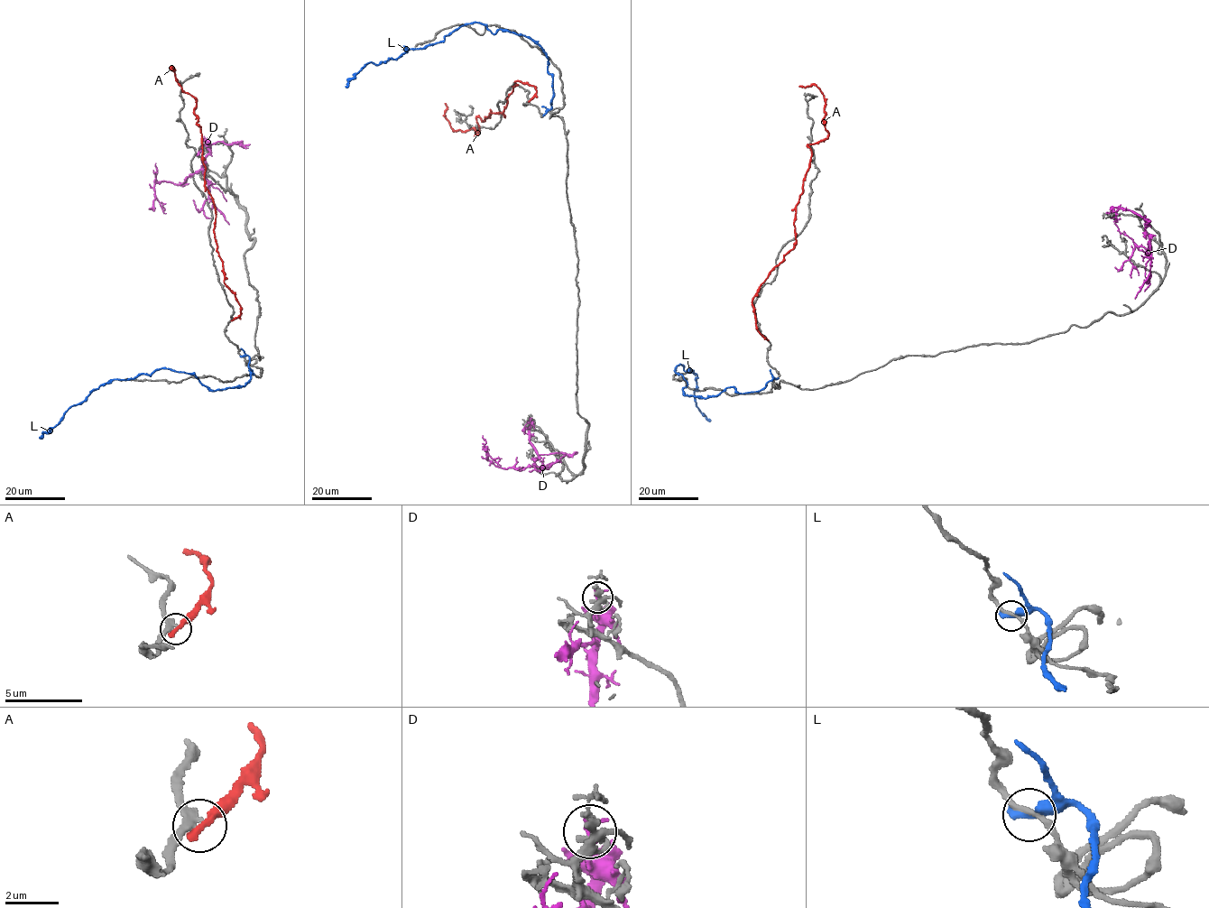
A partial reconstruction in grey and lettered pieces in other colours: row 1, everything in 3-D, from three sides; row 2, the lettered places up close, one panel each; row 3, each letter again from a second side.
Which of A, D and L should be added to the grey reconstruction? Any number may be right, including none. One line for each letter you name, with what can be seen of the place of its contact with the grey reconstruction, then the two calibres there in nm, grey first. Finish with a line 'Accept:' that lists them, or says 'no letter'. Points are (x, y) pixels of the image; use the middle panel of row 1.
Accept: no letter

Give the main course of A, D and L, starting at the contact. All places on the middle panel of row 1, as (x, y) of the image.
A: (530, 100), (534, 87), (516, 80), (505, 116), (477, 117), (475, 135), (472, 128), (450, 127), (445, 103)
D: (530, 419), (530, 442), (538, 458), (534, 464), (519, 470), (497, 467), (487, 460), (490, 456), (501, 458)
L: (545, 113), (553, 78), (540, 47), (478, 23), (367, 63), (346, 88)

